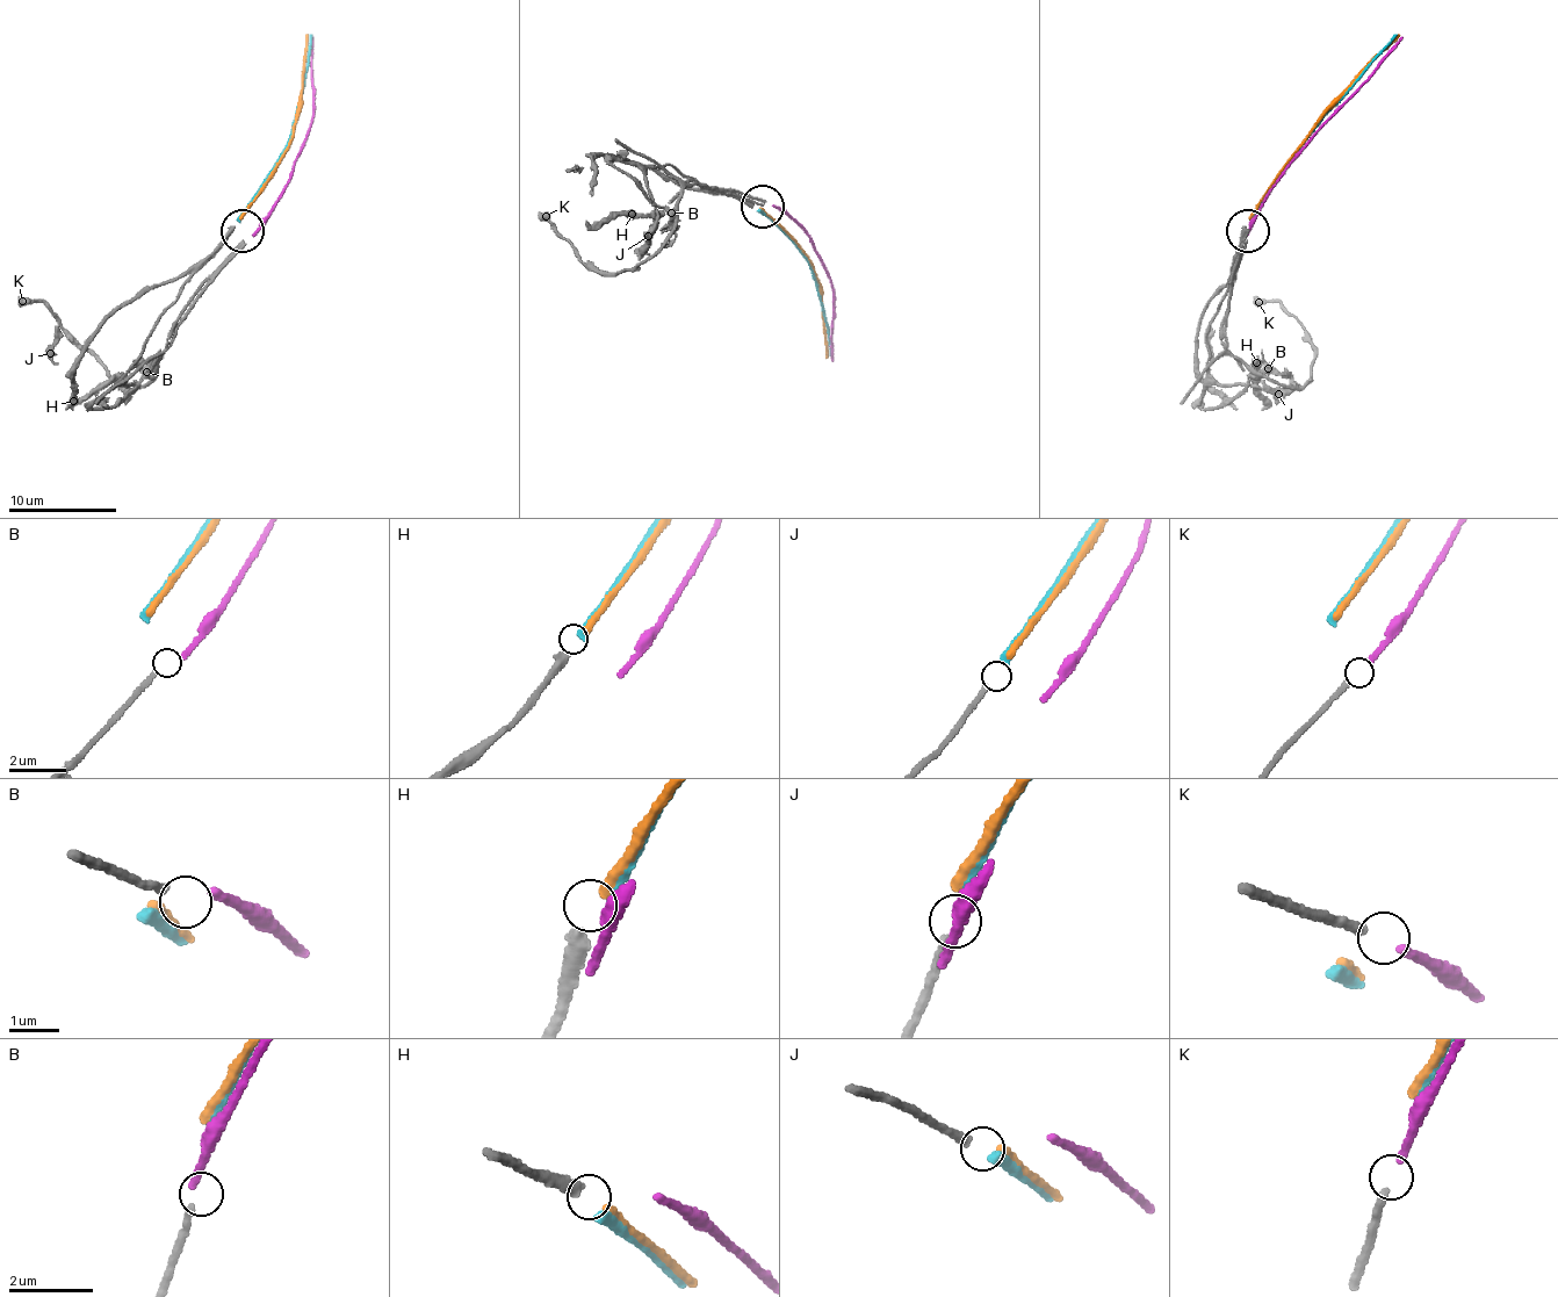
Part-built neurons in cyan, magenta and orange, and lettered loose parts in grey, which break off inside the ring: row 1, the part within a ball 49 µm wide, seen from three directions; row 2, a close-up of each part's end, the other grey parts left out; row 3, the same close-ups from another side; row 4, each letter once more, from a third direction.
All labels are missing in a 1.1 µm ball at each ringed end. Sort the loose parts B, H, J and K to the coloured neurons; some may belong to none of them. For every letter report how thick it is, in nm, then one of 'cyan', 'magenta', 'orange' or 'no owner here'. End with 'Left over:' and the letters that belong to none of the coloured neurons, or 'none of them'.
B: 160 nm thick; no owner here
H: 320 nm thick; orange
J: 190 nm thick; cyan
K: 180 nm thick; magenta
Left over: B

